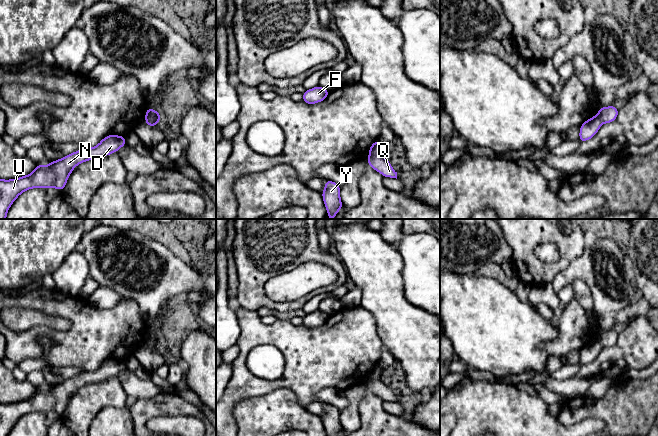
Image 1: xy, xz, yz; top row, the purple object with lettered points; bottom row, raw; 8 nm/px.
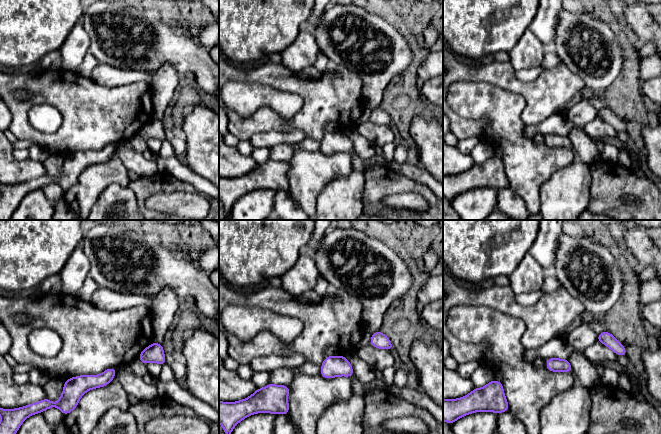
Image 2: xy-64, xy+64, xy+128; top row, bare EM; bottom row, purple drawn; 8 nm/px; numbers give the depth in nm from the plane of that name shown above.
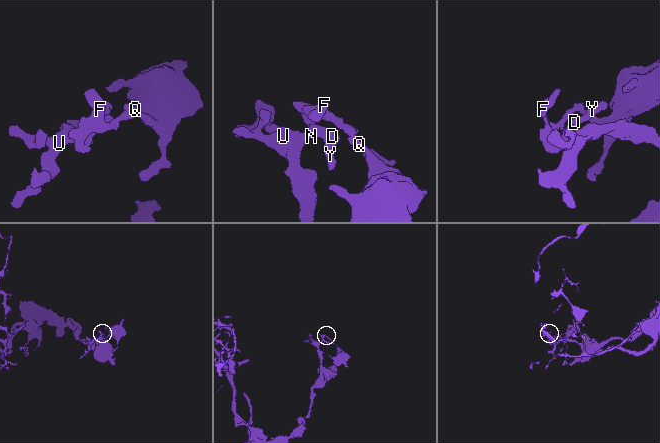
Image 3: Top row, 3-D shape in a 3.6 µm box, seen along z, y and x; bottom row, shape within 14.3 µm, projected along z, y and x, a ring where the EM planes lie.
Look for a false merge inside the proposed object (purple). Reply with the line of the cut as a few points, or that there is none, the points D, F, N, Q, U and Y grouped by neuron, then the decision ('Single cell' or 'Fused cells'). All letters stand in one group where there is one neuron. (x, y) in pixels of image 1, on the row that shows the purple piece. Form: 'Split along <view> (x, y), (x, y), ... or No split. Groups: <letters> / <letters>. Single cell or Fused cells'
Split along xy (145, 119), (157, 122). Groups: D F N U Y / Q. Fused cells

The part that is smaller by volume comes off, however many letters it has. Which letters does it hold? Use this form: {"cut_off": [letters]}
{"cut_off": ["Q"]}

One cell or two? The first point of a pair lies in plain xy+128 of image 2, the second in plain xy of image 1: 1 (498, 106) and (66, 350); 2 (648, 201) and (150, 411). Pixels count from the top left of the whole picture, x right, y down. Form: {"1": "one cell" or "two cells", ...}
{"1": "two cells", "2": "one cell"}

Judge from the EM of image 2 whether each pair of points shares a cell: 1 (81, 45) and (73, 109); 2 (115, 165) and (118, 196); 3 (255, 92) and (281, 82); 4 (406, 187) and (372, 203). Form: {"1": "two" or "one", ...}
{"1": "two", "2": "two", "3": "two", "4": "one"}

